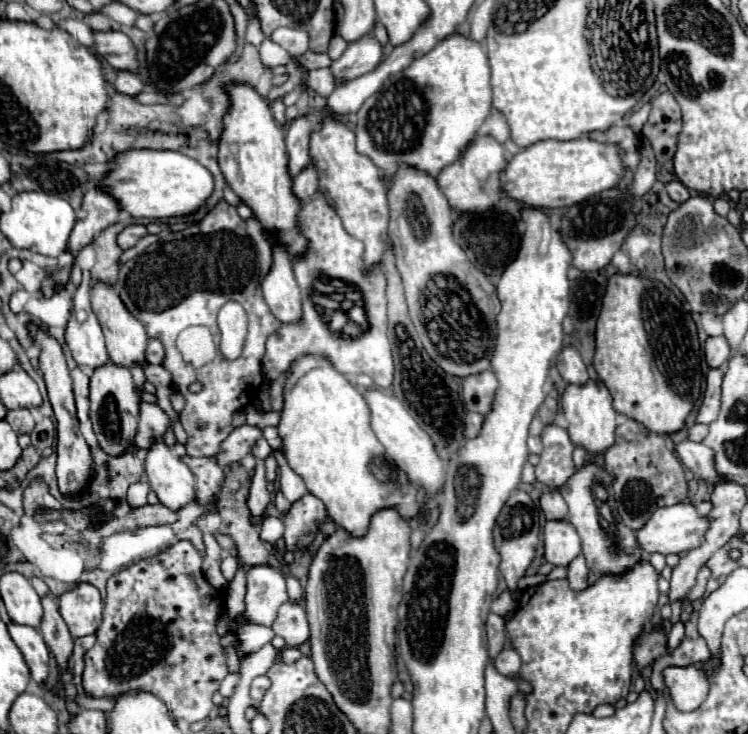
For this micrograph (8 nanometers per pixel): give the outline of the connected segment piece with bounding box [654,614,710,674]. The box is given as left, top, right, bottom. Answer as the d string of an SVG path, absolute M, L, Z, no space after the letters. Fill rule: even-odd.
M692 614L690 622L686 624L686 632L688 638L682 640L682 644L668 656L662 656L656 660L654 664L654 674L662 674L662 670L666 666L688 666L688 664L696 664L696 662L706 662L710 660L710 652L706 648L700 648L700 636L696 634L696 616ZM692 624L692 626L690 626ZM694 632L694 638L690 638L690 634Z

